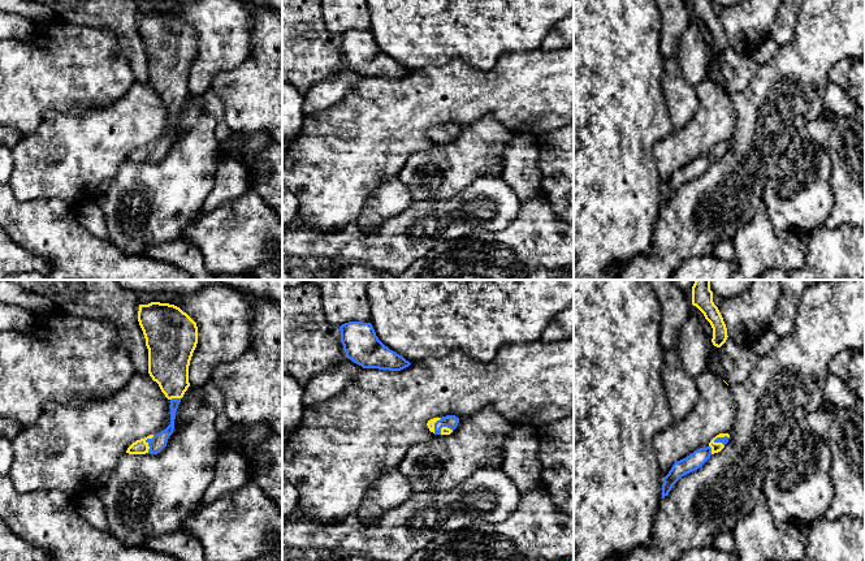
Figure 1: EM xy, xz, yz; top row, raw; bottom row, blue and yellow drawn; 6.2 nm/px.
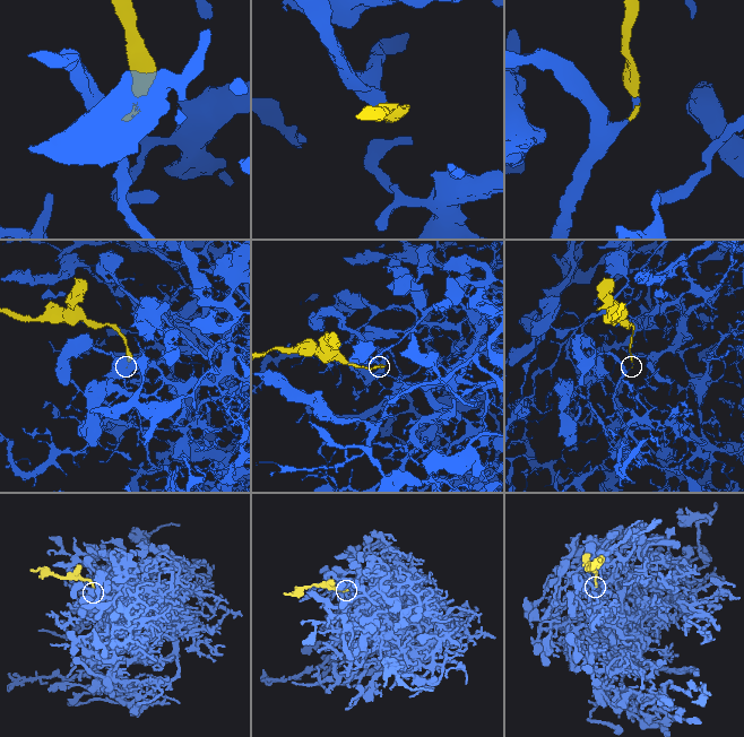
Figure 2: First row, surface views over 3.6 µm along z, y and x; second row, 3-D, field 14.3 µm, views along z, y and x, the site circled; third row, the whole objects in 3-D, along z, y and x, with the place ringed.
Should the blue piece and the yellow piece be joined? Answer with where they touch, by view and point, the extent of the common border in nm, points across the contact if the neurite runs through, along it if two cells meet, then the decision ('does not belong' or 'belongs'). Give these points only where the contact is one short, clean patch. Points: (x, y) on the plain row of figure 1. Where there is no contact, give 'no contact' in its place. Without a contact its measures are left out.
meets blue in xy at (146, 150); contact 120 nm long; belongs

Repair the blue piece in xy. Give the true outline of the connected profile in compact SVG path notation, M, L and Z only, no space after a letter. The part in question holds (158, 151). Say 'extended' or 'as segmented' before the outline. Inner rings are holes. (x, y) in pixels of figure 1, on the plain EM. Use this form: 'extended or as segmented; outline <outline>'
extended; outline M160 10L139 13L138 30L148 57L148 82L170 109L170 133L160 142L137 148L126 161L157 163L173 142L176 120L190 95L189 74L198 52L198 35L180 16Z

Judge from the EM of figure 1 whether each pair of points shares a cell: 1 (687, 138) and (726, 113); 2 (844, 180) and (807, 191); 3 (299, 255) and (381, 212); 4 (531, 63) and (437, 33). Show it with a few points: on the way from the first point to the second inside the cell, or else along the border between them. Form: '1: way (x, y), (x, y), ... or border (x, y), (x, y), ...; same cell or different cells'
1: way (696, 138), (717, 119); same cell
2: border (827, 154), (833, 195), (829, 214); different cells
3: border (388, 219), (372, 229), (363, 229), (357, 224); different cells
4: border (535, 48), (506, 52), (491, 69), (479, 70); different cells

